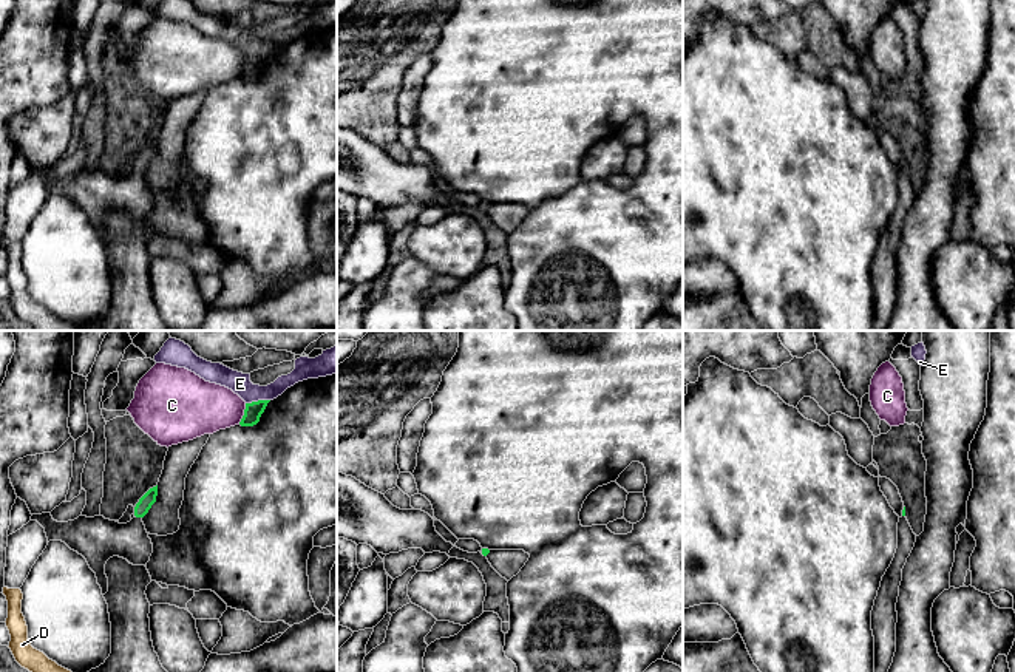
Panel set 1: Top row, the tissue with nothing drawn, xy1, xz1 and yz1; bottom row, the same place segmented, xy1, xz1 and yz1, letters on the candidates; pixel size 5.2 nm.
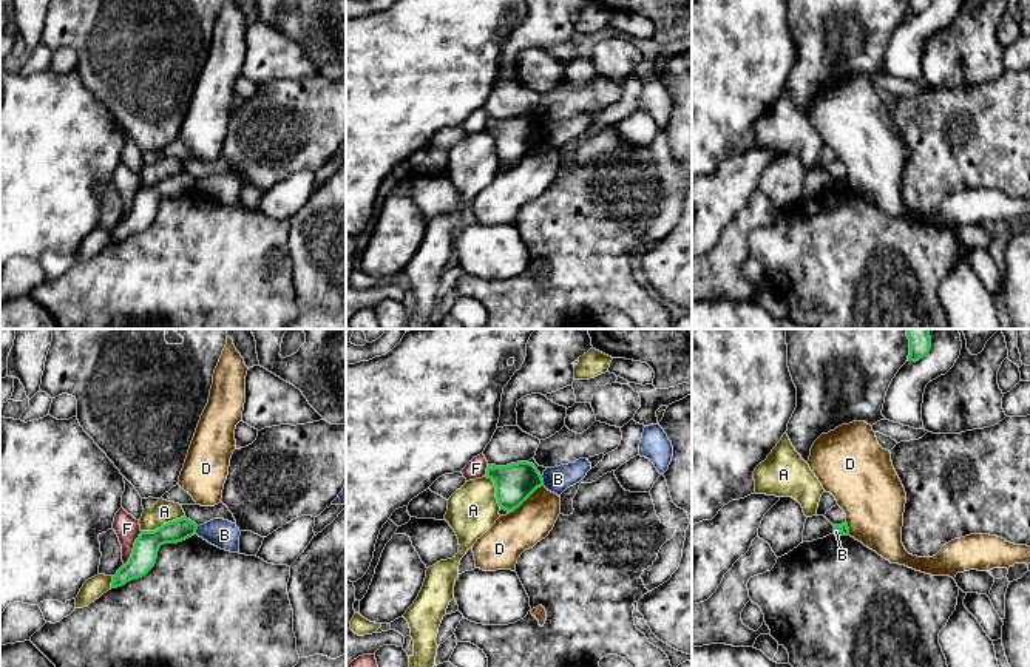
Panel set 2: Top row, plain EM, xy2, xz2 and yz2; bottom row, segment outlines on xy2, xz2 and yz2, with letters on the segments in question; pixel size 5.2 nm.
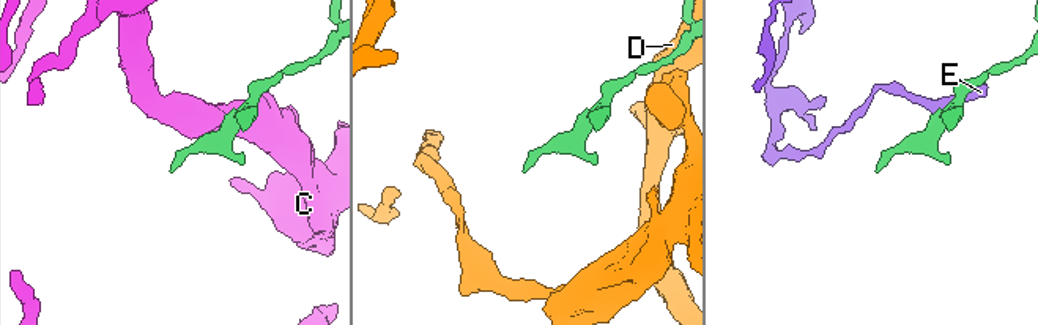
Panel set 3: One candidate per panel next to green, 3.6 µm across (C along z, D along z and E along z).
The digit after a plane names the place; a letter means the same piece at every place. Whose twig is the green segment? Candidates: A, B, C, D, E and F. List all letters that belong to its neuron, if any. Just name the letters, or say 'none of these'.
none of these

